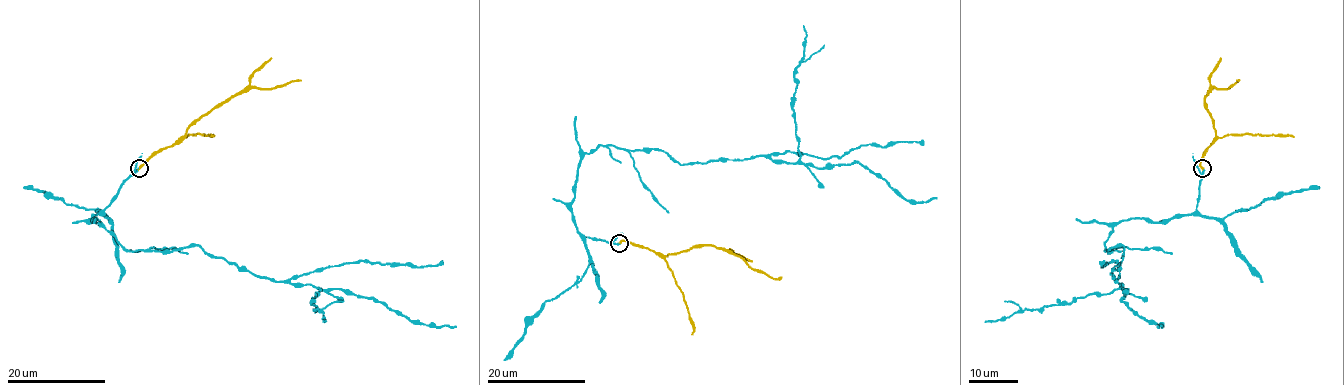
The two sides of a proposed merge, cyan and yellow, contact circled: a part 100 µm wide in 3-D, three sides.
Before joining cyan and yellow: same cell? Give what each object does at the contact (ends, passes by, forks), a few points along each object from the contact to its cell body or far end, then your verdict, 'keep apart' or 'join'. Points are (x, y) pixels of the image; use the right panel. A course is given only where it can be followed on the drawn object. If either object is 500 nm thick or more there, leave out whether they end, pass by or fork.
cyan ends | yellow ends | cyan via (1203, 168), (1189, 215), (1119, 221), (1105, 242), (1124, 247), (1122, 300), (1158, 327) | yellow via (1203, 168), (1200, 159), (1215, 136), (1205, 98), (1212, 88), (1229, 88), (1236, 81) | join

